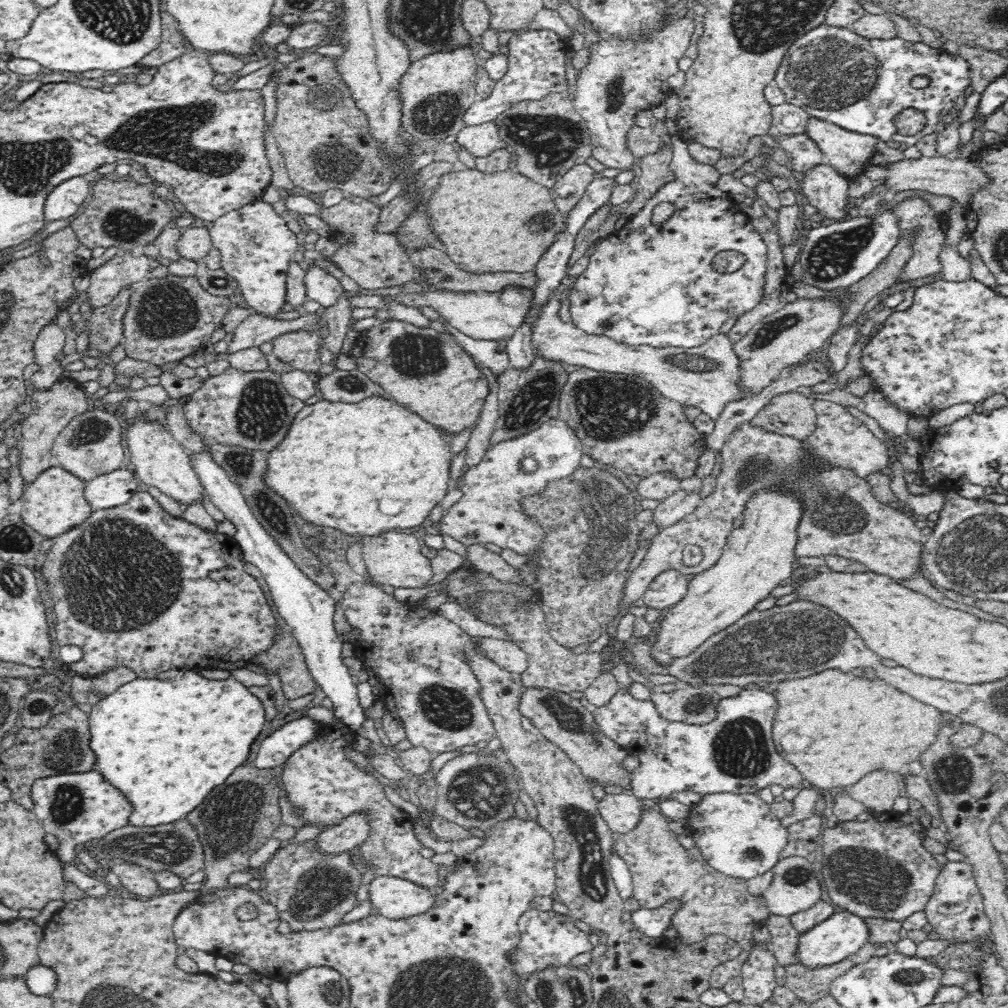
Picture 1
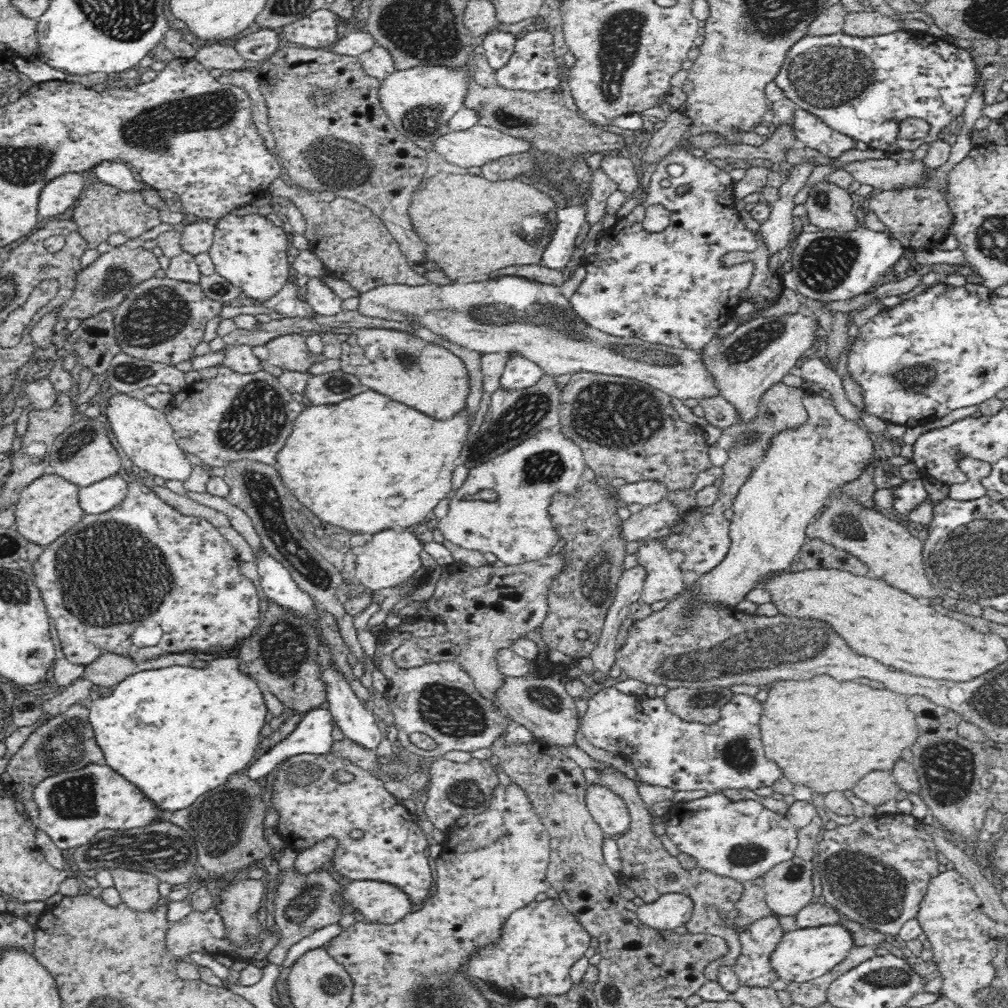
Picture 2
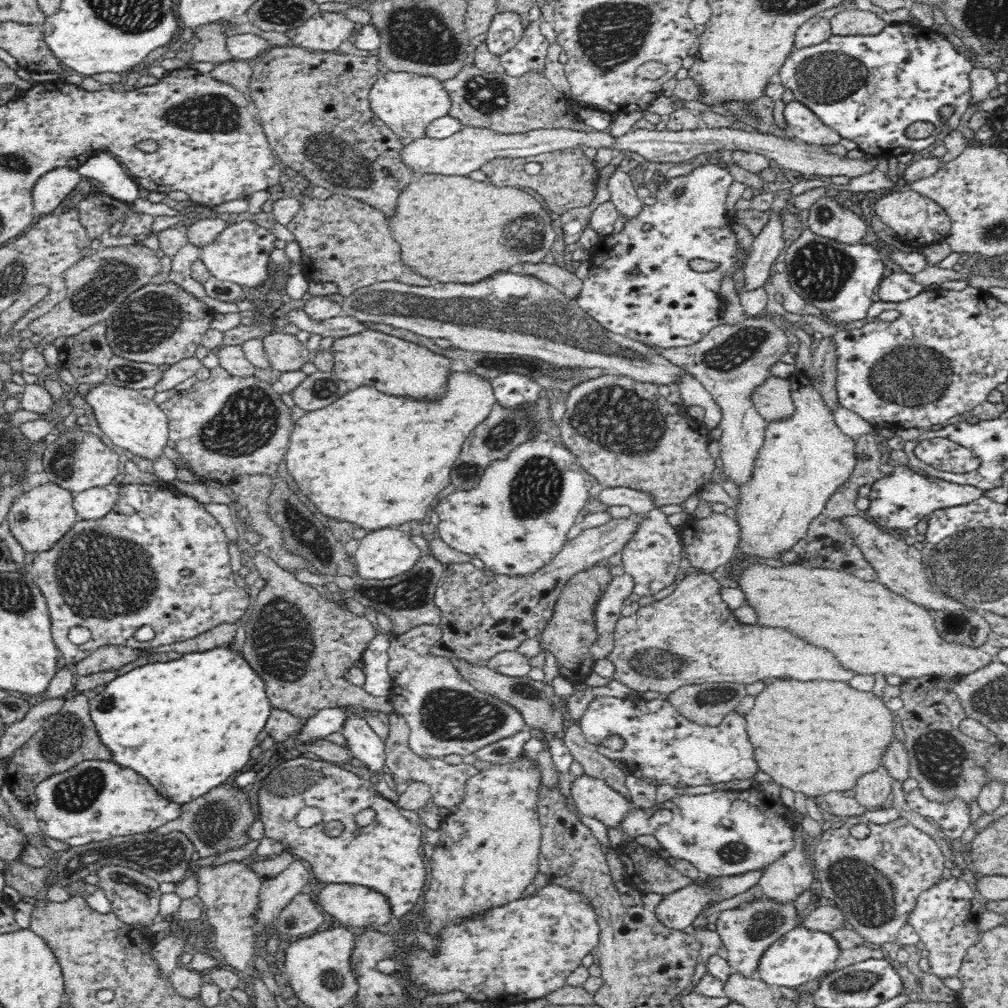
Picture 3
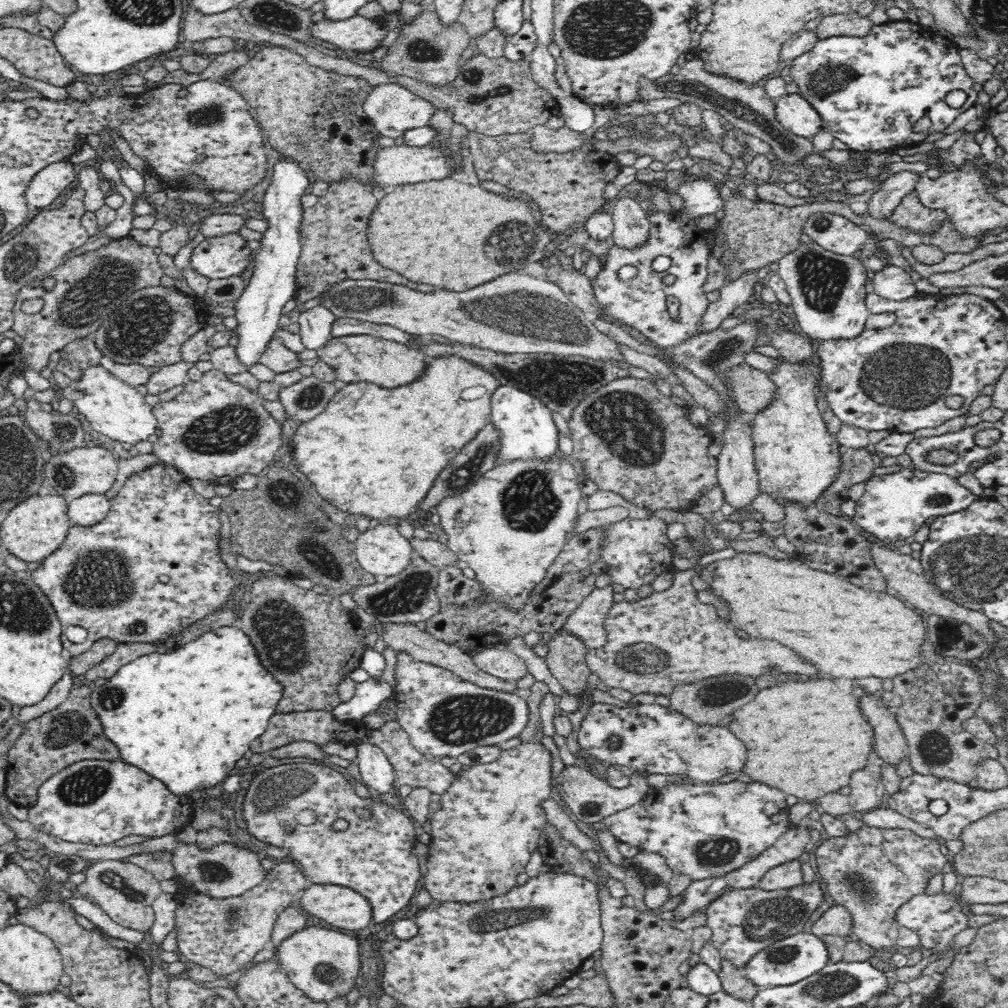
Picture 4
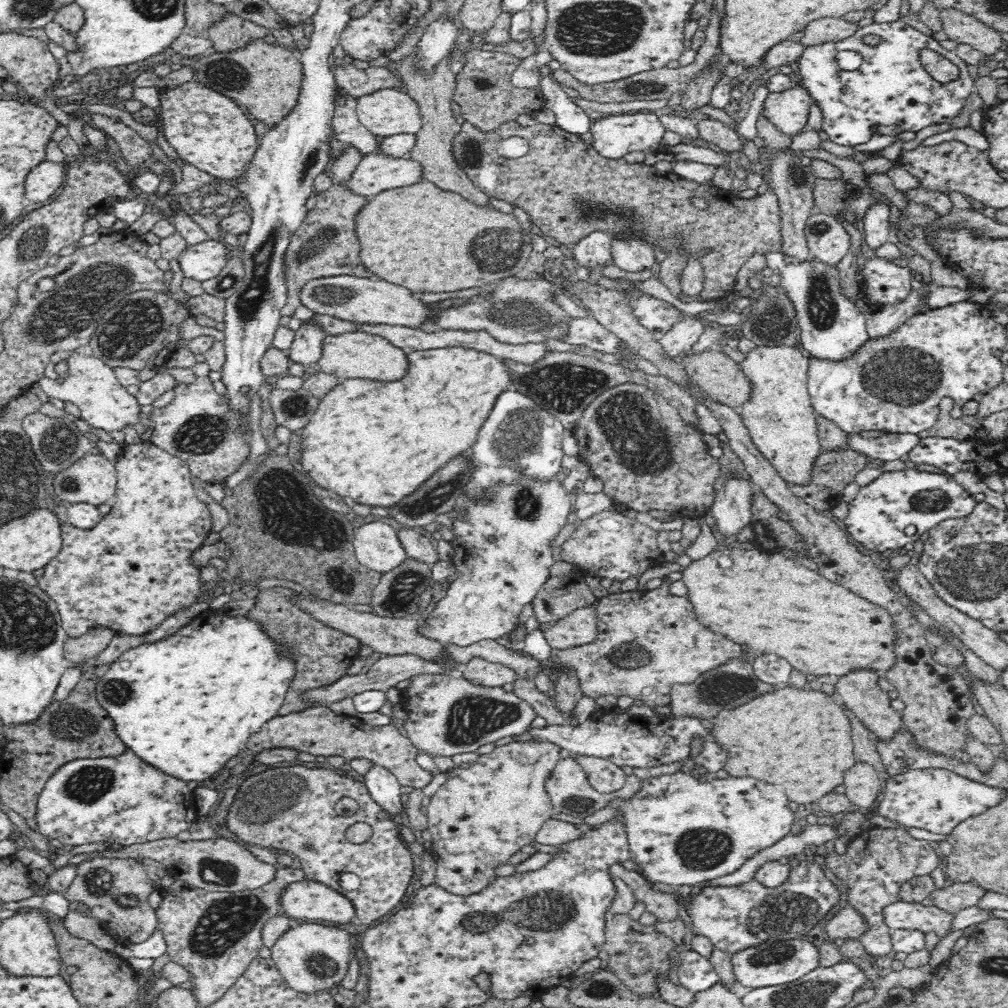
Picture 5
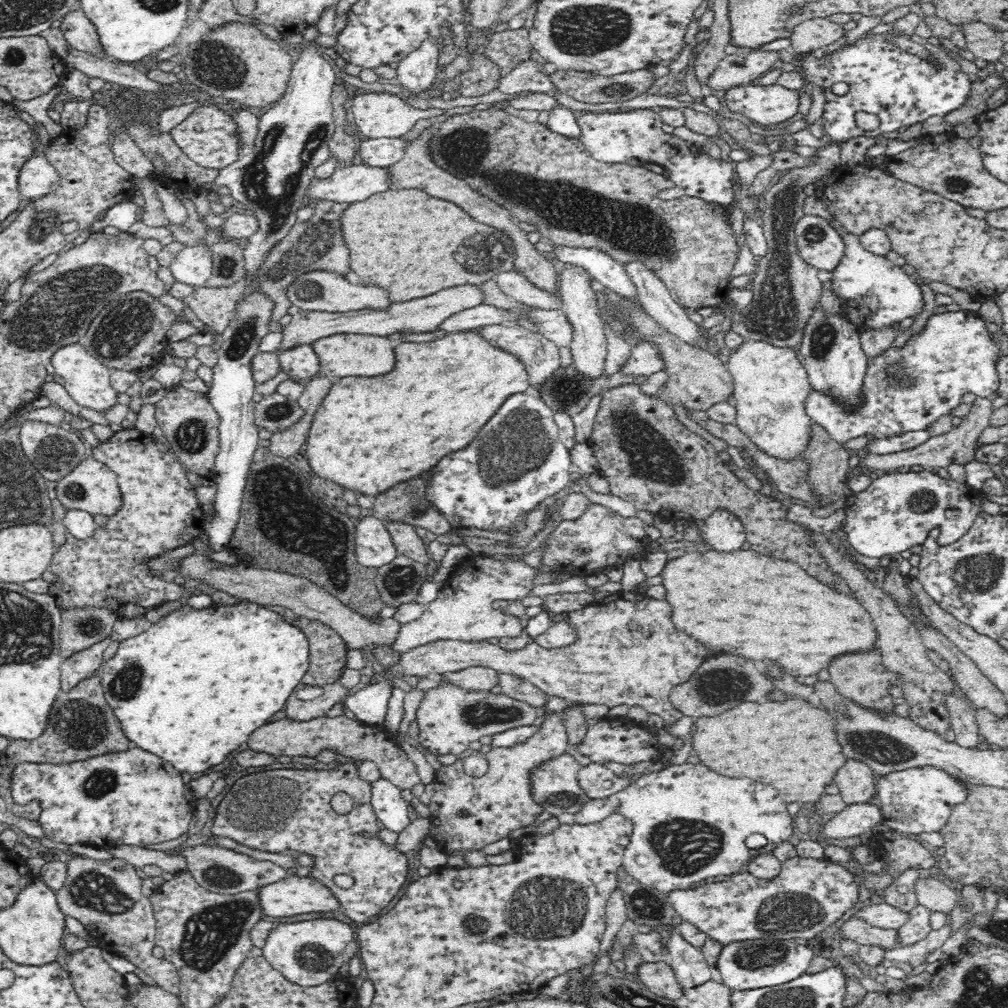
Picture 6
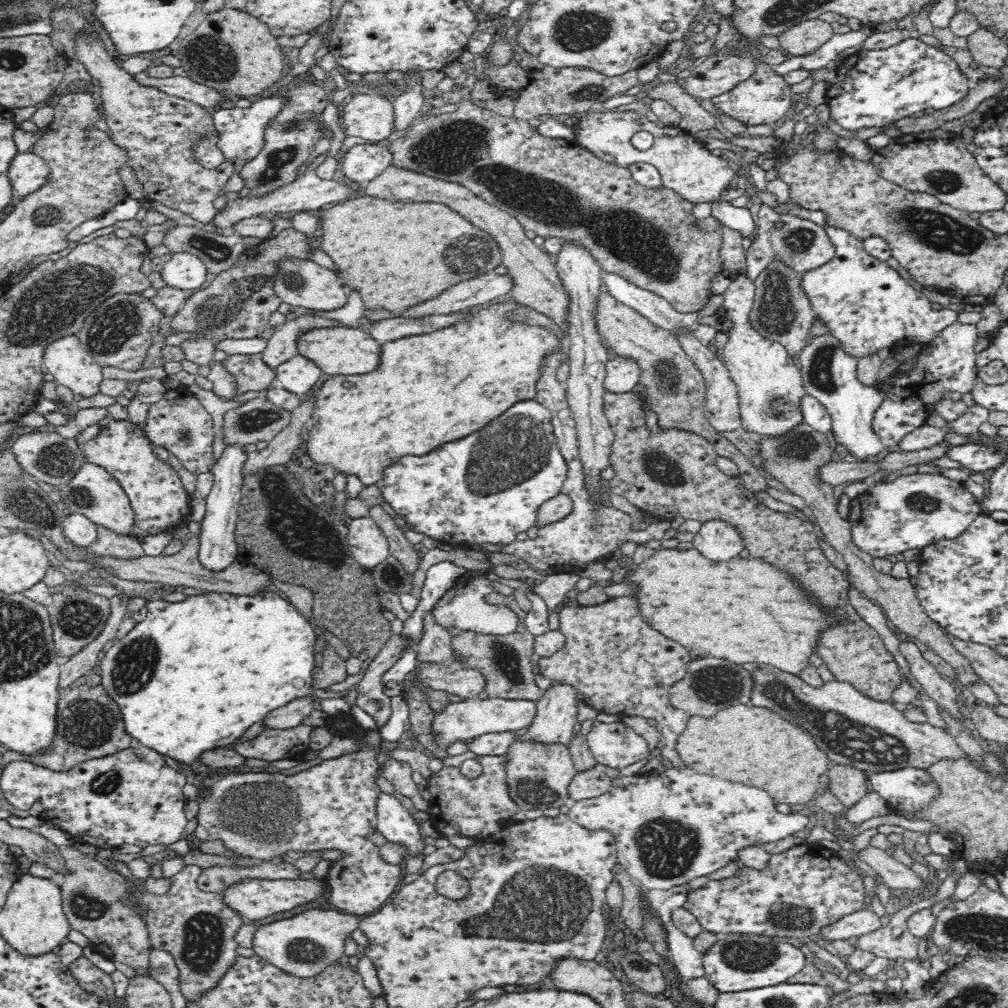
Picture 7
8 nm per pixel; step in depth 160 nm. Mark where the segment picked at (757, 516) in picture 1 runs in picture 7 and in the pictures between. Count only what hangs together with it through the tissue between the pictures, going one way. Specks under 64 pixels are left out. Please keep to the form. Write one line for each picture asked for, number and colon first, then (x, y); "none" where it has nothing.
2: (804, 465)
3: (802, 462)
4: (797, 457)
5: (782, 423)
6: (771, 385)
7: (768, 379)

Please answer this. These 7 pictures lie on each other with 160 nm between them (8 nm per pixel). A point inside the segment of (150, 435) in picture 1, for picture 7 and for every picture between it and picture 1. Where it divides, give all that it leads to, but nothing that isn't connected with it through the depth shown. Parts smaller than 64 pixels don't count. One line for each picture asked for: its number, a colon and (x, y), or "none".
2: (144, 433)
3: (133, 422)
4: (113, 408)
5: (93, 386)
6: (87, 380)
7: (72, 366)

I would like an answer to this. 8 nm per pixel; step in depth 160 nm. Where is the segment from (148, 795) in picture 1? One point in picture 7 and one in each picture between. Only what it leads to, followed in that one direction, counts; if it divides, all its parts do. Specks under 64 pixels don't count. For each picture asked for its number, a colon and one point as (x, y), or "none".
2: (175, 733)
3: (187, 724)
4: (186, 717)
5: (186, 704)
6: (216, 674)
7: (193, 676)

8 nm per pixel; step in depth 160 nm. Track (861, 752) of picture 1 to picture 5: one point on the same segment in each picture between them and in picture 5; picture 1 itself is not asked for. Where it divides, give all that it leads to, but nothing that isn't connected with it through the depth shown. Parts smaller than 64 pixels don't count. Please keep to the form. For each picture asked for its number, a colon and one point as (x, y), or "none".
2: (828, 734)
3: (814, 737)
4: (807, 738)
5: (801, 738)

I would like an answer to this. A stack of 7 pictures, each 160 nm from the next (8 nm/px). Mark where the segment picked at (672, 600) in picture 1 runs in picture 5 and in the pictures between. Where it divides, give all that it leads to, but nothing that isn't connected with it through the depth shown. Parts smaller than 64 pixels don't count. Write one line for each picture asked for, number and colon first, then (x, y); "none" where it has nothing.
2: (665, 581)
3: (653, 556)
4: (637, 551)
5: (610, 545)

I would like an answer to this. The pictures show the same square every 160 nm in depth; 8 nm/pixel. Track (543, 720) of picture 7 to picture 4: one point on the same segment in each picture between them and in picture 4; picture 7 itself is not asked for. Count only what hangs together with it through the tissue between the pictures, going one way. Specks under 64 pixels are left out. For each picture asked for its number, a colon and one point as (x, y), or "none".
4: (483, 836)
5: (484, 813)
6: (467, 813)

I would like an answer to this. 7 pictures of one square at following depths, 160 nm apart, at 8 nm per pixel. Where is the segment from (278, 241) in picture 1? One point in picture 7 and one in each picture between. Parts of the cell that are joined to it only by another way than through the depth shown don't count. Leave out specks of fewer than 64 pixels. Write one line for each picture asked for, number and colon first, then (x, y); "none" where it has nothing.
2: (249, 251)
3: (241, 253)
4: (229, 255)
5: (205, 260)
6: (193, 265)
7: (183, 270)

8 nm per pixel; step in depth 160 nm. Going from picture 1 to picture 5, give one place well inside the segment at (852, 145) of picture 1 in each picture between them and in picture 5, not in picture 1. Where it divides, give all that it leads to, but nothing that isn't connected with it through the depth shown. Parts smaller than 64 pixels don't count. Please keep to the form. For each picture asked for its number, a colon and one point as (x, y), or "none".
2: (810, 131)
3: (802, 124)
4: (792, 111)
5: (789, 110)

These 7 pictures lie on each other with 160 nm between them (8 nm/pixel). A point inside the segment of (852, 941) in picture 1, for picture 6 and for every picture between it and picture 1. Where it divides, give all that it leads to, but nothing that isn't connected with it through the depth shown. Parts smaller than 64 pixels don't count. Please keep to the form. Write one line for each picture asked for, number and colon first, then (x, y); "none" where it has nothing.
2: (803, 954)
3: (802, 954)
4: (800, 955)
5: (774, 963)
6: (753, 964)

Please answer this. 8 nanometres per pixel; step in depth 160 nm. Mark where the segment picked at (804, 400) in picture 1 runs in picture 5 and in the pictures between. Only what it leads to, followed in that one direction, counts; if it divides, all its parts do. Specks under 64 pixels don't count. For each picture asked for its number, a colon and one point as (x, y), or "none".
2: (781, 408)
3: (773, 400)
4: (754, 390)
5: (714, 372)

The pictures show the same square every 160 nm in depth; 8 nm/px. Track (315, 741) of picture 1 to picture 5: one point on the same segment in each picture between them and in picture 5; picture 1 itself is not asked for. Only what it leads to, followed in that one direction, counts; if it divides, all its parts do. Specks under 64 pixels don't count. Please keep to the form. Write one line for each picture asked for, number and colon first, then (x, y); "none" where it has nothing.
2: (313, 804)
3: (387, 854)
4: (374, 856)
5: (292, 808)

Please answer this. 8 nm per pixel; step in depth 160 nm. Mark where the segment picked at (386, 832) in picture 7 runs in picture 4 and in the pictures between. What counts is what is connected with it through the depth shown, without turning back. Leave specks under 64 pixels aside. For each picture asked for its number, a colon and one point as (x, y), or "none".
4: (377, 773)
5: (384, 787)
6: (391, 810)

